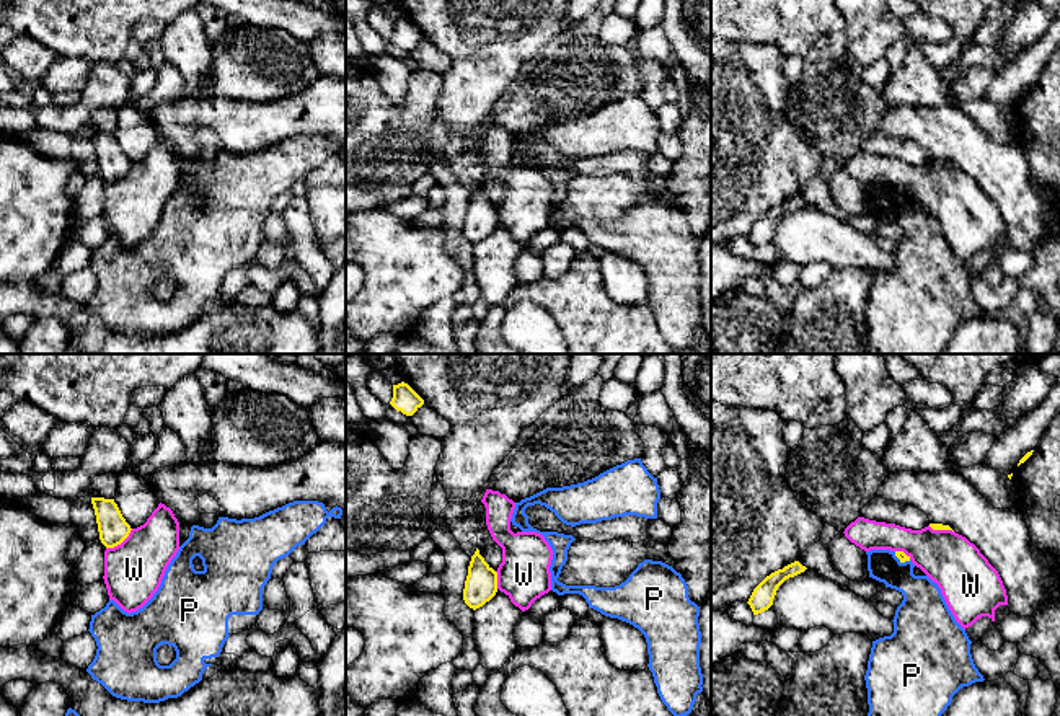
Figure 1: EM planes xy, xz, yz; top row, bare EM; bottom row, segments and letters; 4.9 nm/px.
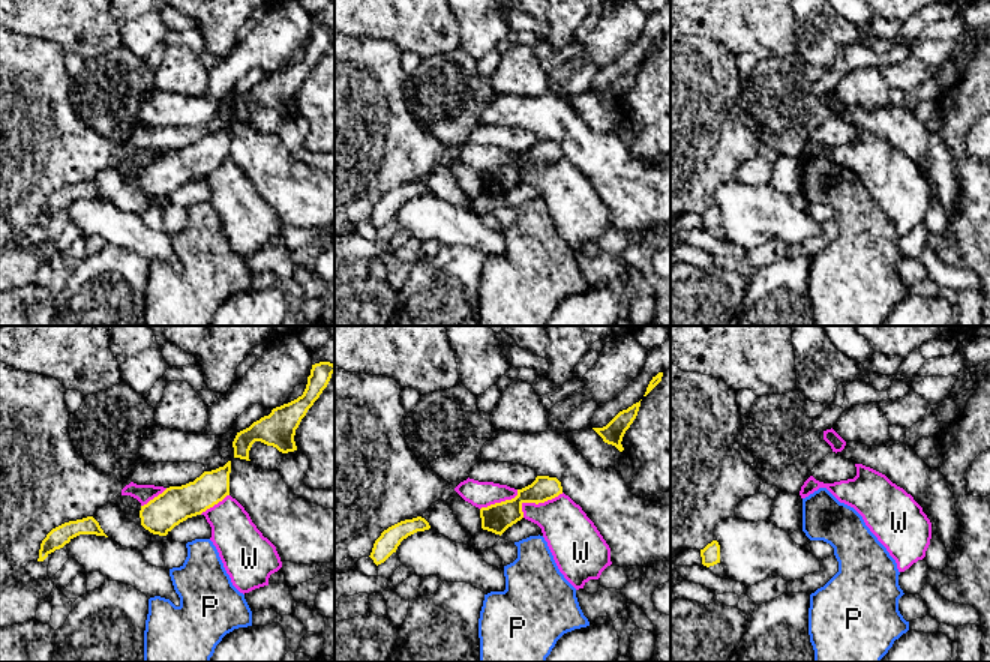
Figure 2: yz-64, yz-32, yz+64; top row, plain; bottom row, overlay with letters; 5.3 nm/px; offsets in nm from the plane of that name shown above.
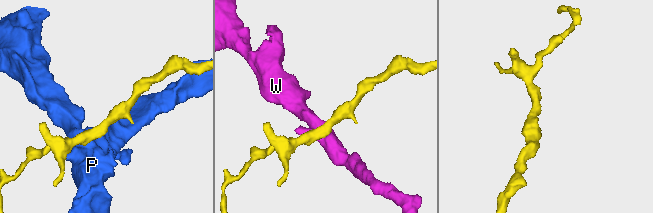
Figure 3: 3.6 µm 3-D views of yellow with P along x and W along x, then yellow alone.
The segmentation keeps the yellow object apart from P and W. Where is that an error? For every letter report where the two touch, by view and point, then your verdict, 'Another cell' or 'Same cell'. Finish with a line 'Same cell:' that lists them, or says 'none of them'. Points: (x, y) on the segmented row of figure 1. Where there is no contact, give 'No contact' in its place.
P: Touches yellow at yz (902, 561). Another cell
W: Touches yellow at xy (119, 543). Another cell
Same cell: none of them

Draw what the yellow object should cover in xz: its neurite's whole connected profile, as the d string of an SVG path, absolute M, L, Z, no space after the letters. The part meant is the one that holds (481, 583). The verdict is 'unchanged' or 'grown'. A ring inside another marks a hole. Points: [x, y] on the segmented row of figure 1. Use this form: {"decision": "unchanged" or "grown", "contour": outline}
{"decision": "unchanged", "contour": "M476 548L468 566L463 589L465 603L476 610L489 602L497 592L497 572L484 561Z"}

